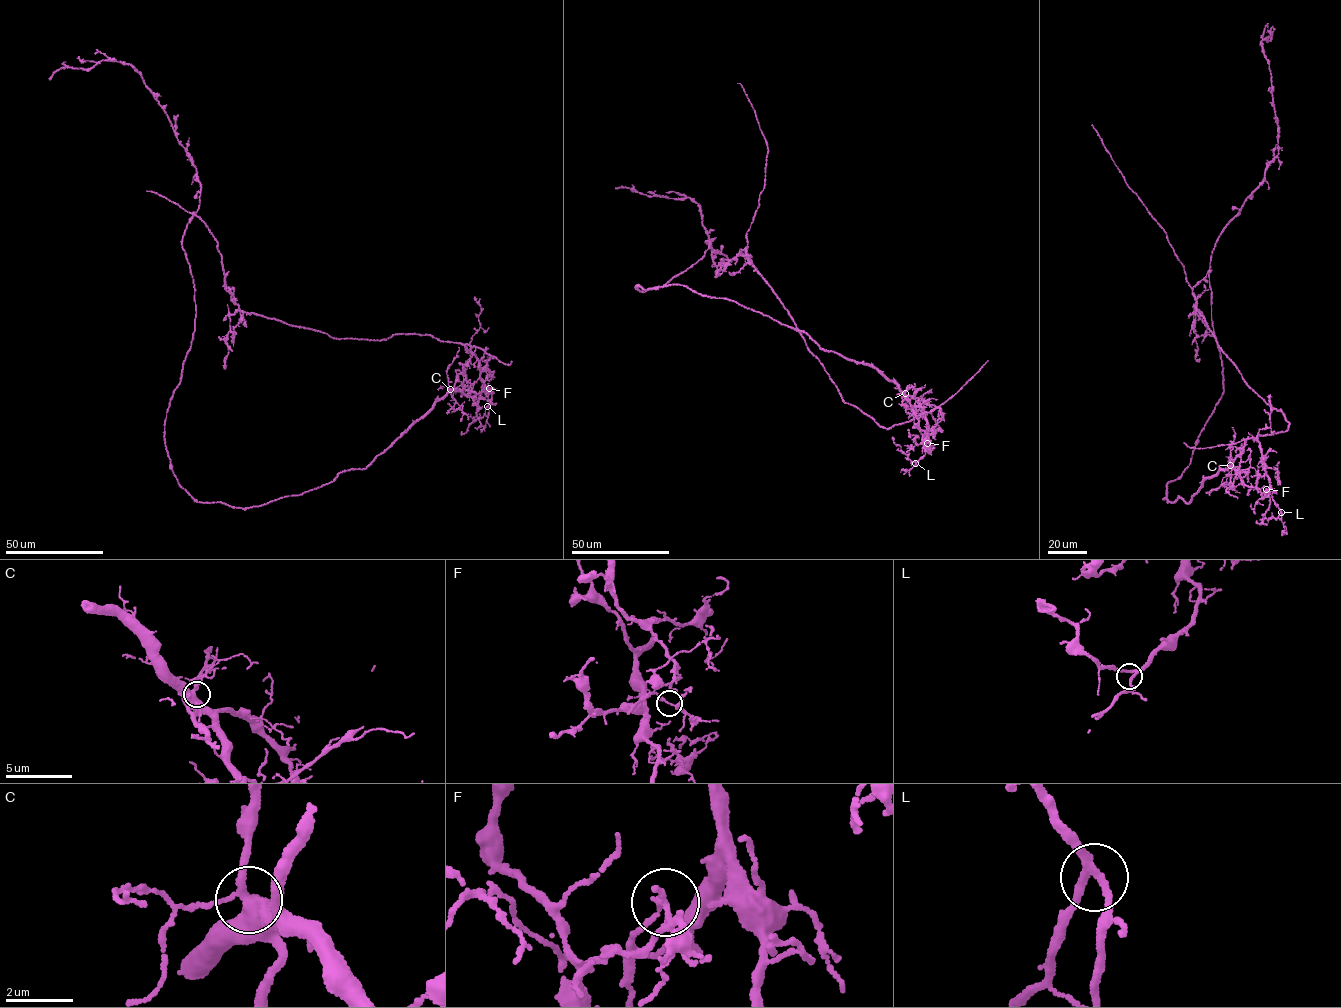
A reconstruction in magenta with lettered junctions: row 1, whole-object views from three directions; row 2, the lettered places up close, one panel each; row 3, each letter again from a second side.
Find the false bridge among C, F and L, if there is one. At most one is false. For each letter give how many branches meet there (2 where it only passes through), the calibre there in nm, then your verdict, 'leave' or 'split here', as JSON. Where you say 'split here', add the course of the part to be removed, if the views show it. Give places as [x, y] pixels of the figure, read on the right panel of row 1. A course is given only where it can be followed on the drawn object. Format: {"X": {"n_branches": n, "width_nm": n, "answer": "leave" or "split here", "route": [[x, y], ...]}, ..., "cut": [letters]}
{"C": {"n_branches": 3, "width_nm": 420, "answer": "leave"}, "F": {"n_branches": 3, "width_nm": 130, "answer": "split here", "route": [[1266, 489], [1257, 436], [1289, 424], [1220, 348], [1167, 234], [1092, 124]]}, "L": {"n_branches": 3, "width_nm": 180, "answer": "leave"}, "cut": ["F"]}

